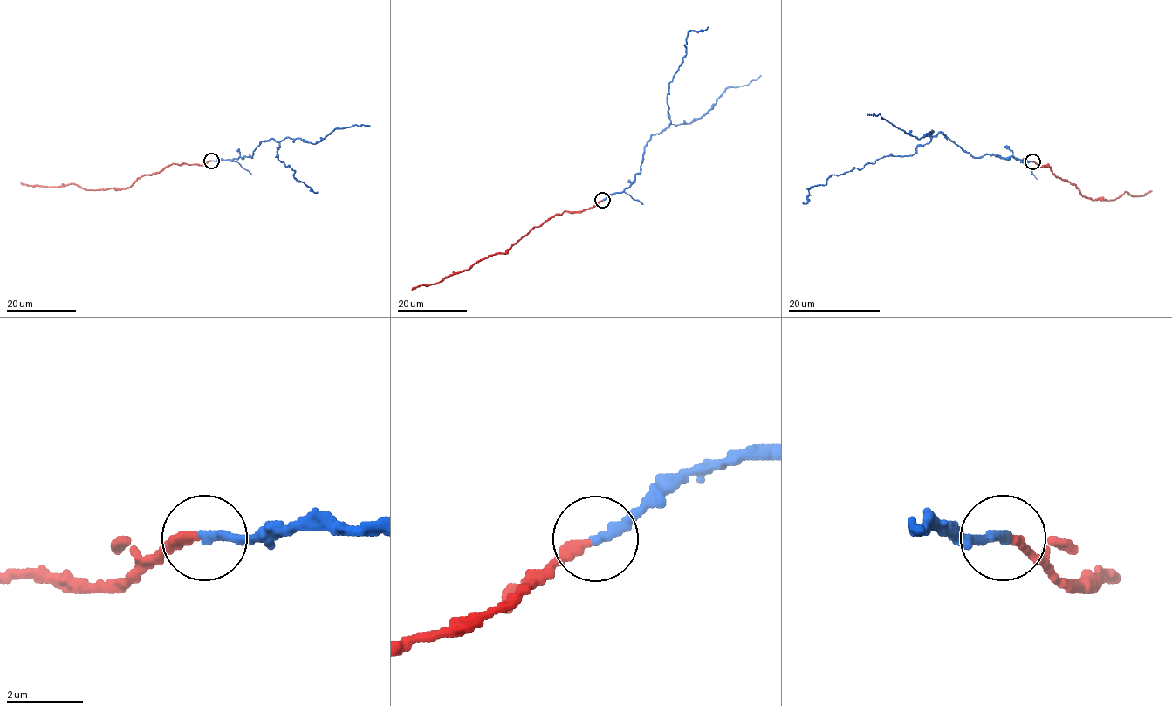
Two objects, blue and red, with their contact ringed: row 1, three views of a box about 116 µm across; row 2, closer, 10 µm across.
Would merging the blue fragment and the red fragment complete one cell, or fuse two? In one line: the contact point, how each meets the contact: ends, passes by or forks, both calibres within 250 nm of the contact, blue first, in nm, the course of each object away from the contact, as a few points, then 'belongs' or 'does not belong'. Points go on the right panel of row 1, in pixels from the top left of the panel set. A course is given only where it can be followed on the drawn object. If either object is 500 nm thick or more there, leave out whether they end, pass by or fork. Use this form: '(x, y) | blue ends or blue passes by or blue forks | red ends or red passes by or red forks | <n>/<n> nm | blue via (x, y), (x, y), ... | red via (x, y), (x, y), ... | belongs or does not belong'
(1032, 161) | blue ends | red ends | 300/320 nm | blue via (1032, 161), (972, 157), (940, 132), (908, 156), (879, 158), (832, 174), (808, 189), (803, 202) | red via (1033, 161), (1047, 165), (1093, 199), (1111, 201), (1125, 191), (1141, 196), (1151, 190) | belongs

